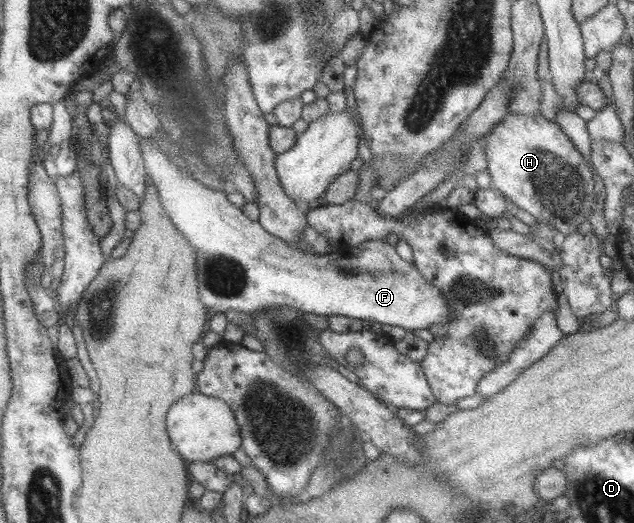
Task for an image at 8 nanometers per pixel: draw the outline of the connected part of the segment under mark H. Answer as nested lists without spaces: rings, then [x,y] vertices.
[[[507,114],[485,136],[487,172],[491,186],[525,210],[536,221],[545,222],[561,236],[576,235],[578,224],[588,219],[594,207],[592,172],[581,152],[555,121],[542,115]]]

